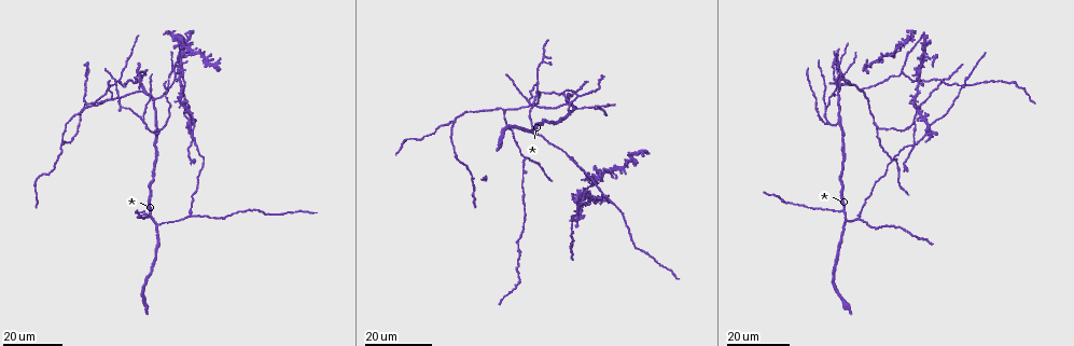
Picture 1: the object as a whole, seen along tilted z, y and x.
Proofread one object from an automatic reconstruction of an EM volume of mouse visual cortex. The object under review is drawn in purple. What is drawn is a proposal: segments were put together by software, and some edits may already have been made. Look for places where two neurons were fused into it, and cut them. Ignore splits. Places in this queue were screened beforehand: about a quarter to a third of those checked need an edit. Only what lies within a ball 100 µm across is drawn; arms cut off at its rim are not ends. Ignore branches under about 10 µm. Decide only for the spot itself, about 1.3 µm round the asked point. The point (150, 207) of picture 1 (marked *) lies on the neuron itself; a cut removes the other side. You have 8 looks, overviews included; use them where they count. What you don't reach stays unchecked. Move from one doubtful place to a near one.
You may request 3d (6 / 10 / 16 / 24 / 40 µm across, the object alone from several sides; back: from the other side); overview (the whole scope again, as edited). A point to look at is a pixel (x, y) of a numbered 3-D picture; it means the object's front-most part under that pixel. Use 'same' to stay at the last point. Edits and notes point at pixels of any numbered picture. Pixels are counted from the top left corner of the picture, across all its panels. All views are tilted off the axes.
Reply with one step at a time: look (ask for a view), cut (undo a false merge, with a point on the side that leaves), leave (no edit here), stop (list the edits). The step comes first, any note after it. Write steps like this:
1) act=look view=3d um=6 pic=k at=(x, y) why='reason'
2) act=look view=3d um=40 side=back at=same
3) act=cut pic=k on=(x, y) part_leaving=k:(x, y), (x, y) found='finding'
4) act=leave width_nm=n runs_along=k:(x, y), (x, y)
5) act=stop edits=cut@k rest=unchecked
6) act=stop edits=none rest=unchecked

act=look view=3d um=24 pic=1 at=(837, 121)

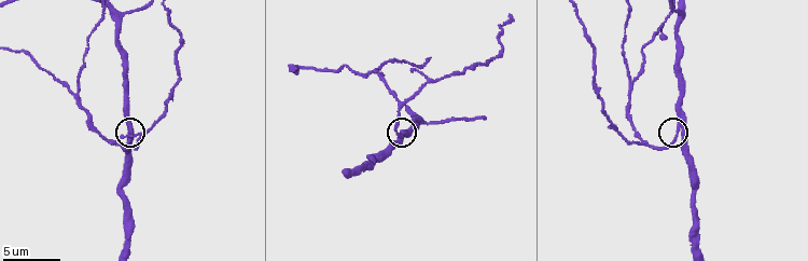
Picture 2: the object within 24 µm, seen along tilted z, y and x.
act=look view=3d um=10 pic=2 at=(675, 138) why='closer look'

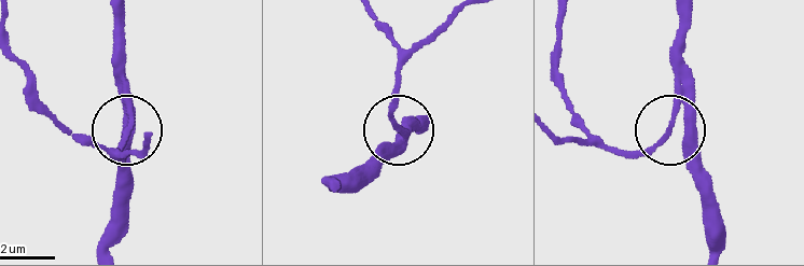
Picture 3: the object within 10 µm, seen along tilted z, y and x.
act=look view=3d um=10 side=back pic=3 at=(401, 130)

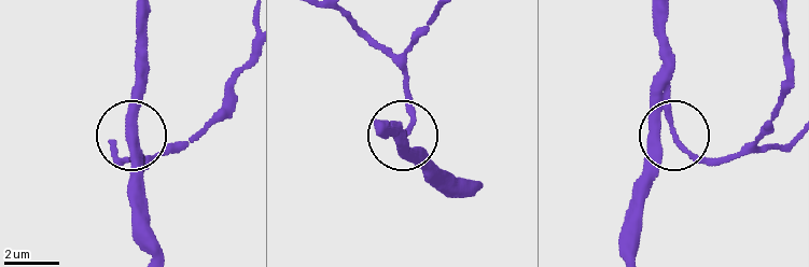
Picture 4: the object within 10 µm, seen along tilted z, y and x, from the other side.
act=leave side_arm_um=37 runs_along=4:(631, 252), (631, 218), (649, 164), (679, 139), (724, 160) found='all the same neuron'

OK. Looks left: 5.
act=look view=3d um=6 pic=2 at=(631, 78) why='branch point'

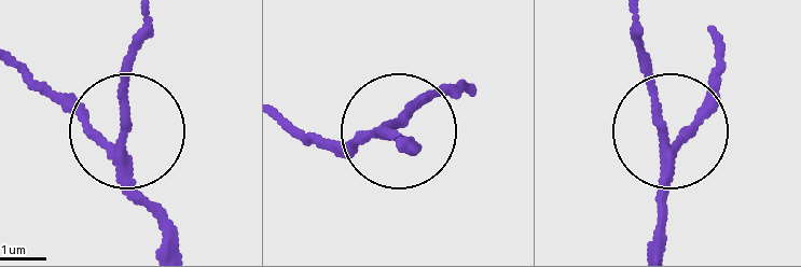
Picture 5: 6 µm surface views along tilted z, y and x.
act=leave runs_along=5:(176, 242), (127, 160), (124, 93), (143, 15) found='continuous, no second neuron'

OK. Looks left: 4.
act=look view=3d um=16 pic=1 at=(186, 122) why='four or more arms meet'

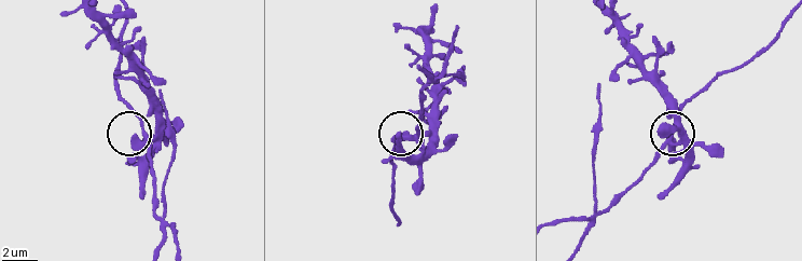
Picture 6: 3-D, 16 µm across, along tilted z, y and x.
act=look view=3d um=6 pic=6 at=(137, 138) why='zoom in'

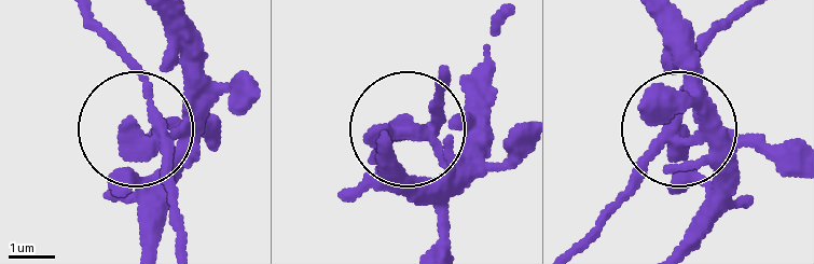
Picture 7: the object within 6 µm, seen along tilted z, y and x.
act=leave side_arm_um=36 found='continuous, no second neuron'

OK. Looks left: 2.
act=look view=3d um=16 pic=1 at=(913, 146) why='four-way junction'

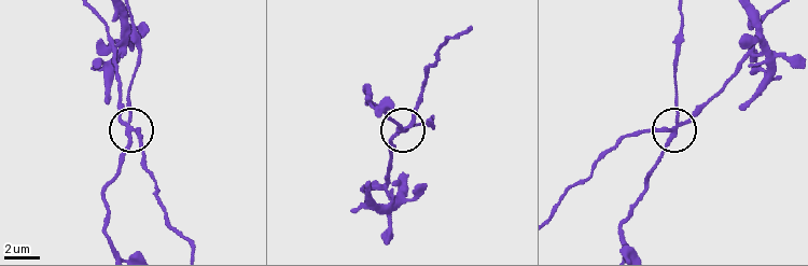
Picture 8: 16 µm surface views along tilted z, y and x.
act=look view=3d um=6 pic=8 at=(127, 129)

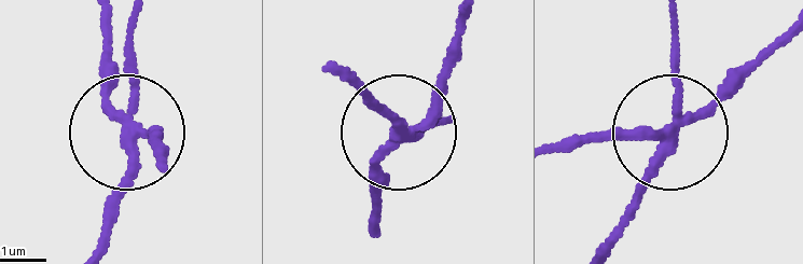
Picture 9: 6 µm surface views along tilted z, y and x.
act=cut pic=9 on=(114, 196) width_nm=230 part_leaving=9:(125, 135), (133, 180), (111, 241) found='two neurons meet here'

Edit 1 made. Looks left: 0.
act=stop edits=cut@9 rest=unchecked

